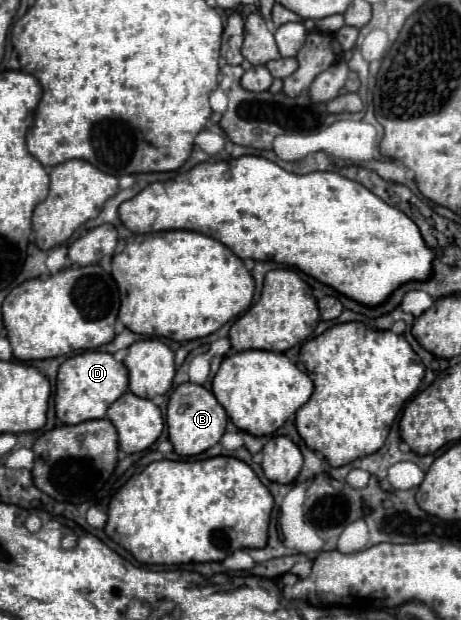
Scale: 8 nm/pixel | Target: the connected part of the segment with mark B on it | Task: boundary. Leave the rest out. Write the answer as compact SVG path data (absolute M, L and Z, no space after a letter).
M185 382L175 388L167 406L167 426L169 426L169 440L179 456L195 456L205 452L207 448L215 446L227 426L227 412L217 402L213 392L205 390L199 384Z

